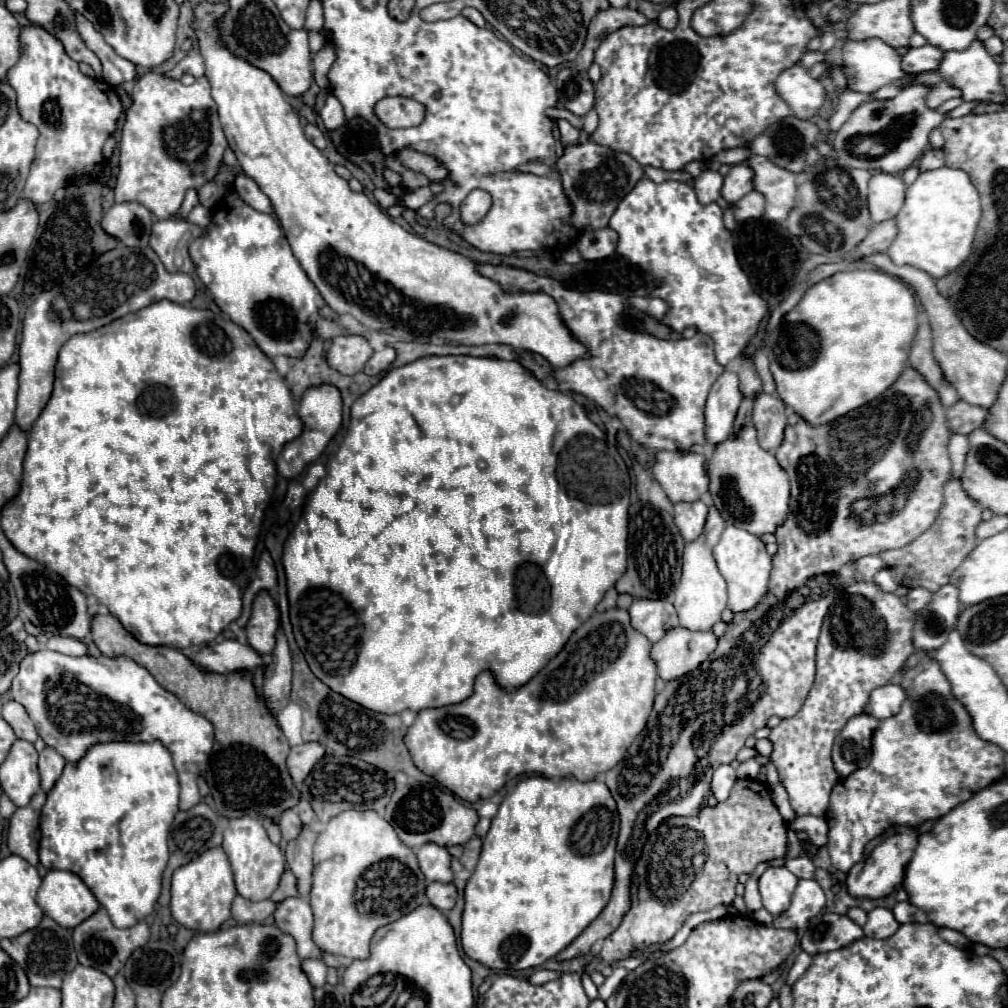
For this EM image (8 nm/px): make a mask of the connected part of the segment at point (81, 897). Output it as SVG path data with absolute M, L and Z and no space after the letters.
M49 871L37 891L37 905L59 925L77 927L91 917L99 903L89 887L69 871Z

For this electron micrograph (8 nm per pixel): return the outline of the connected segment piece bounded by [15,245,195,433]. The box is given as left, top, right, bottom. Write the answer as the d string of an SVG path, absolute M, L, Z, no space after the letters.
M117 245L109 253L103 253L91 267L69 279L61 287L41 293L25 311L21 345L19 345L19 391L15 425L21 431L29 431L53 391L53 369L61 345L81 333L91 333L111 321L135 313L151 303L169 299L173 303L189 303L195 297L195 283L187 273L167 273L153 249L131 251L125 245Z

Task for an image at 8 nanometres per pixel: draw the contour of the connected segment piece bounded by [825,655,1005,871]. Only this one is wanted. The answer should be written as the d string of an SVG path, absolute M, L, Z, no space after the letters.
M929 655L919 659L919 665L909 669L903 675L901 687L907 693L907 699L901 711L889 719L883 719L879 729L873 735L871 761L865 769L853 771L849 777L839 779L831 793L831 805L827 809L829 825L829 857L835 869L849 871L855 863L861 861L865 843L883 833L891 825L919 827L925 821L939 819L949 809L957 807L961 801L967 801L973 793L985 789L987 785L999 781L1005 773L1005 763L1001 765L1001 749L989 741L983 741L973 725L971 717L963 705L953 697L951 683L943 675L939 663Z

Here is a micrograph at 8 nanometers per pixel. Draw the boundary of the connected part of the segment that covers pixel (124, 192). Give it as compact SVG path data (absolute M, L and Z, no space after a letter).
M145 73L135 81L133 87L133 105L127 109L125 125L119 141L119 175L115 185L115 203L137 201L145 205L159 219L169 219L179 207L187 189L201 189L223 165L223 153L227 149L227 139L223 135L217 105L211 97L207 77L197 77L193 85L181 85L179 81L167 79L157 73Z

